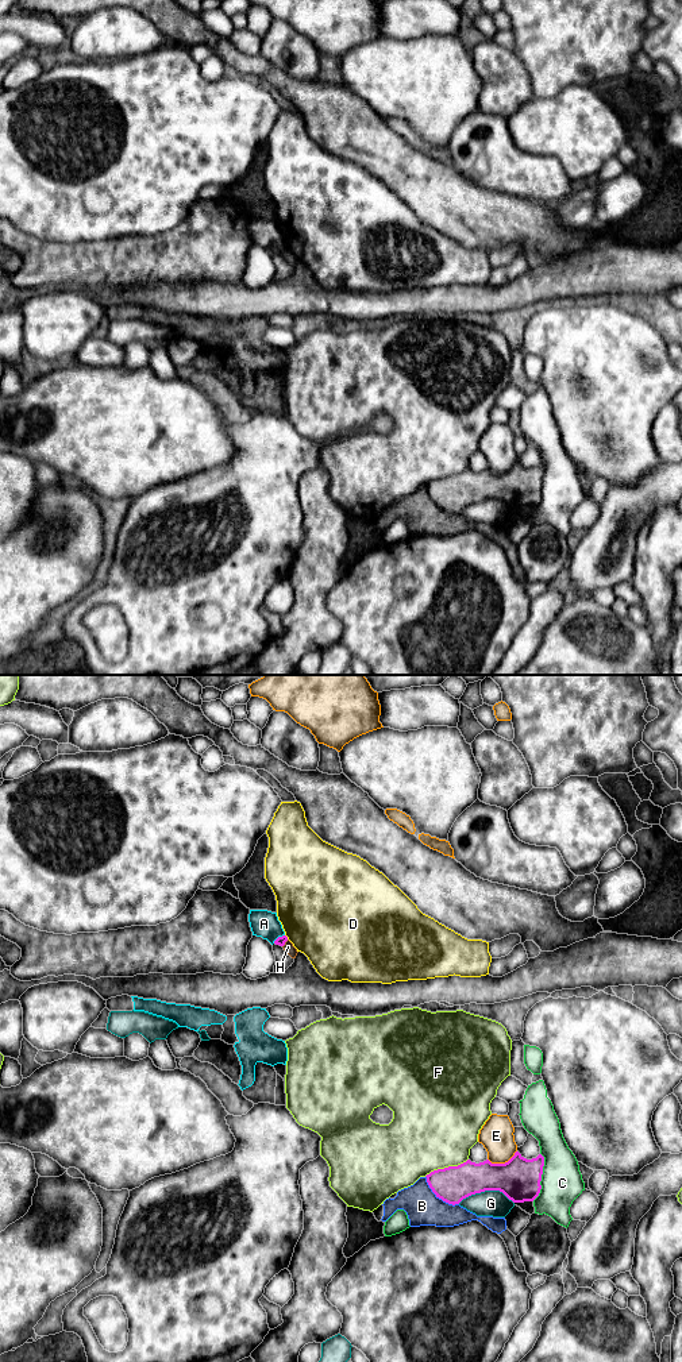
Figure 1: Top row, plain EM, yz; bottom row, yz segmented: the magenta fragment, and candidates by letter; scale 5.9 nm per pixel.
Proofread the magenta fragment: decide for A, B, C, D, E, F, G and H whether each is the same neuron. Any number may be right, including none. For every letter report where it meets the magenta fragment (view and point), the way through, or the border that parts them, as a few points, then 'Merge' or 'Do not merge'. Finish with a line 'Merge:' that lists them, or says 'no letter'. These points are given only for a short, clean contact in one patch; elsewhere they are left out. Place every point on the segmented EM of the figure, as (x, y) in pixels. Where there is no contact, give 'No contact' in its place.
A: Touches magenta at yz (278, 937). Boundary: yz (284, 934), (273, 942). Do not merge
B: Touches magenta at yz (438, 1196). Do not merge
C: Touches magenta at yz (540, 1177). Do not merge
D: Touches magenta at yz (286, 937). Do not merge
E: Touches magenta at yz (503, 1164). Do not merge
F: Touches magenta at yz (446, 1168). Do not merge
G: Touches magenta at yz (485, 1189). Do not merge
H: Touches magenta at yz (284, 944). Boundary: yz (288, 940), (282, 946). Do not merge
Merge: no letter

